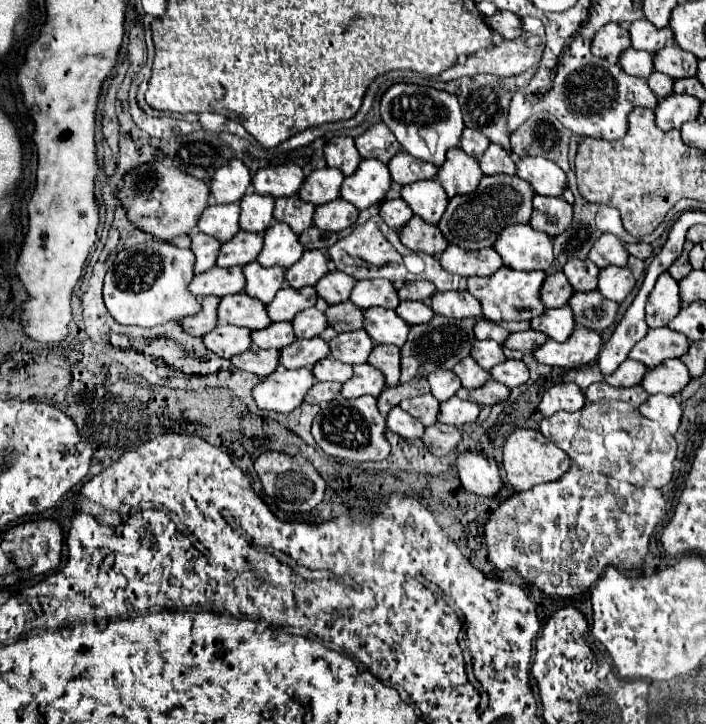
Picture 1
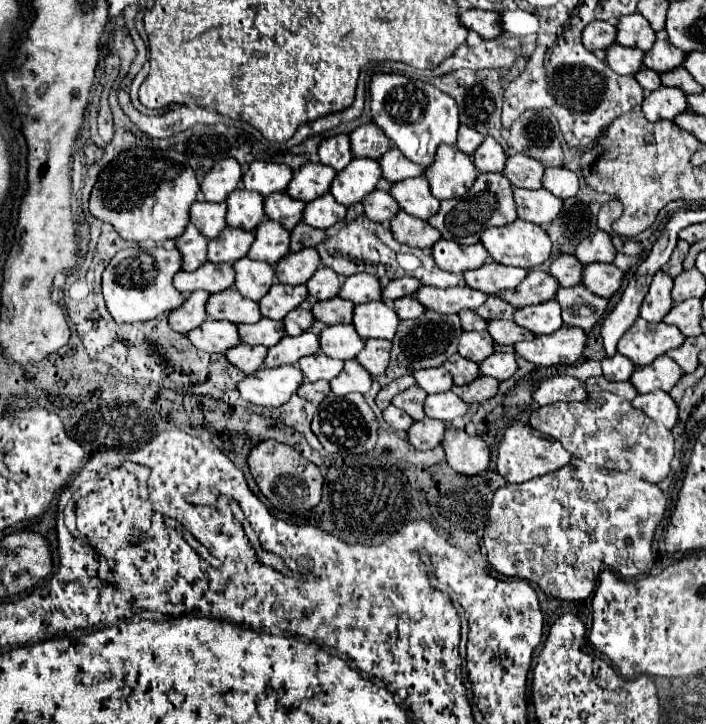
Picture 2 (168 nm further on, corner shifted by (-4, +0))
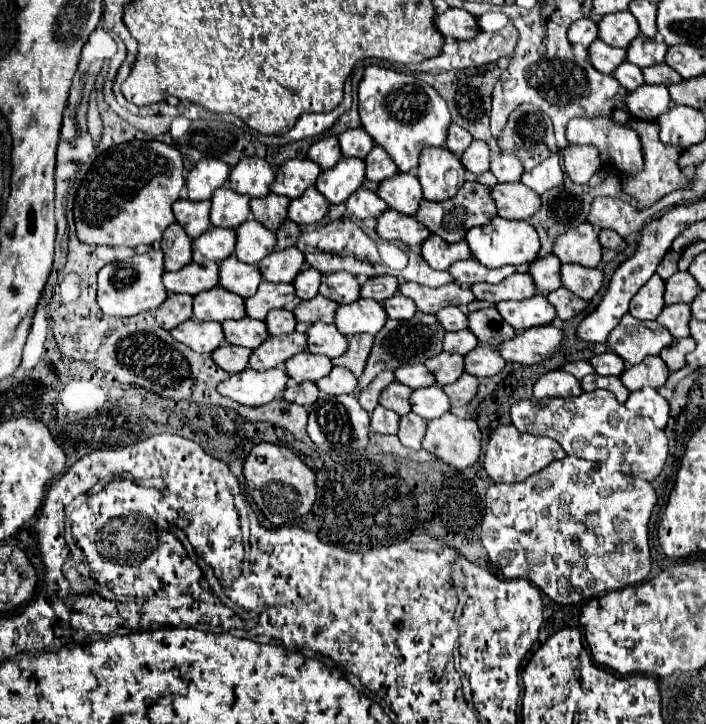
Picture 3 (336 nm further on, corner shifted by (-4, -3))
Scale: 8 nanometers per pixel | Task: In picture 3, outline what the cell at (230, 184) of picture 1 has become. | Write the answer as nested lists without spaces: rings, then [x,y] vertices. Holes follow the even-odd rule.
[[[216,158],[200,160],[186,178],[188,198],[194,202],[210,200],[212,192],[228,182],[228,176],[230,176],[230,166],[224,164],[222,160]]]

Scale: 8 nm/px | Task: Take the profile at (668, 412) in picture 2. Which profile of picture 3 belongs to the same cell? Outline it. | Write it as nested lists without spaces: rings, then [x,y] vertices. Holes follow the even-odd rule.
[[[654,388],[630,392],[630,396],[626,400],[626,406],[640,416],[652,418],[658,428],[664,428],[666,422],[668,422],[668,402]]]

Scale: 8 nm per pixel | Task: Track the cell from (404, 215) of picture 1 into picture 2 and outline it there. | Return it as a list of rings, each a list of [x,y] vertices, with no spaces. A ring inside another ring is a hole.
[[[386,191],[368,193],[368,197],[364,197],[362,205],[364,205],[364,215],[376,223],[388,223],[400,211],[396,201]]]

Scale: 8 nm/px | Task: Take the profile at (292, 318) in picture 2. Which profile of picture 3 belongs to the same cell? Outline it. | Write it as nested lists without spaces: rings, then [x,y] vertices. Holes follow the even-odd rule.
[[[280,308],[280,310],[272,310],[266,316],[266,324],[268,324],[268,332],[272,336],[282,336],[282,334],[290,334],[296,330],[296,316],[294,312]]]

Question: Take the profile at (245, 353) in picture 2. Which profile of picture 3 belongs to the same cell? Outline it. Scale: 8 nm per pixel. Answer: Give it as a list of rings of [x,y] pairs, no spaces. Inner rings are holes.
[[[222,344],[214,354],[214,362],[224,368],[228,374],[238,374],[242,370],[248,368],[248,360],[250,360],[252,350],[250,348],[240,348],[240,346],[232,346],[232,344]]]

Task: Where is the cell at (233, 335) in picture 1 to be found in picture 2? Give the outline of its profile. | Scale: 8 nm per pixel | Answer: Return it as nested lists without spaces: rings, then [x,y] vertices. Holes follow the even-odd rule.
[[[204,321],[196,329],[188,331],[186,337],[194,347],[208,353],[226,353],[230,347],[240,343],[236,325],[230,321]]]

